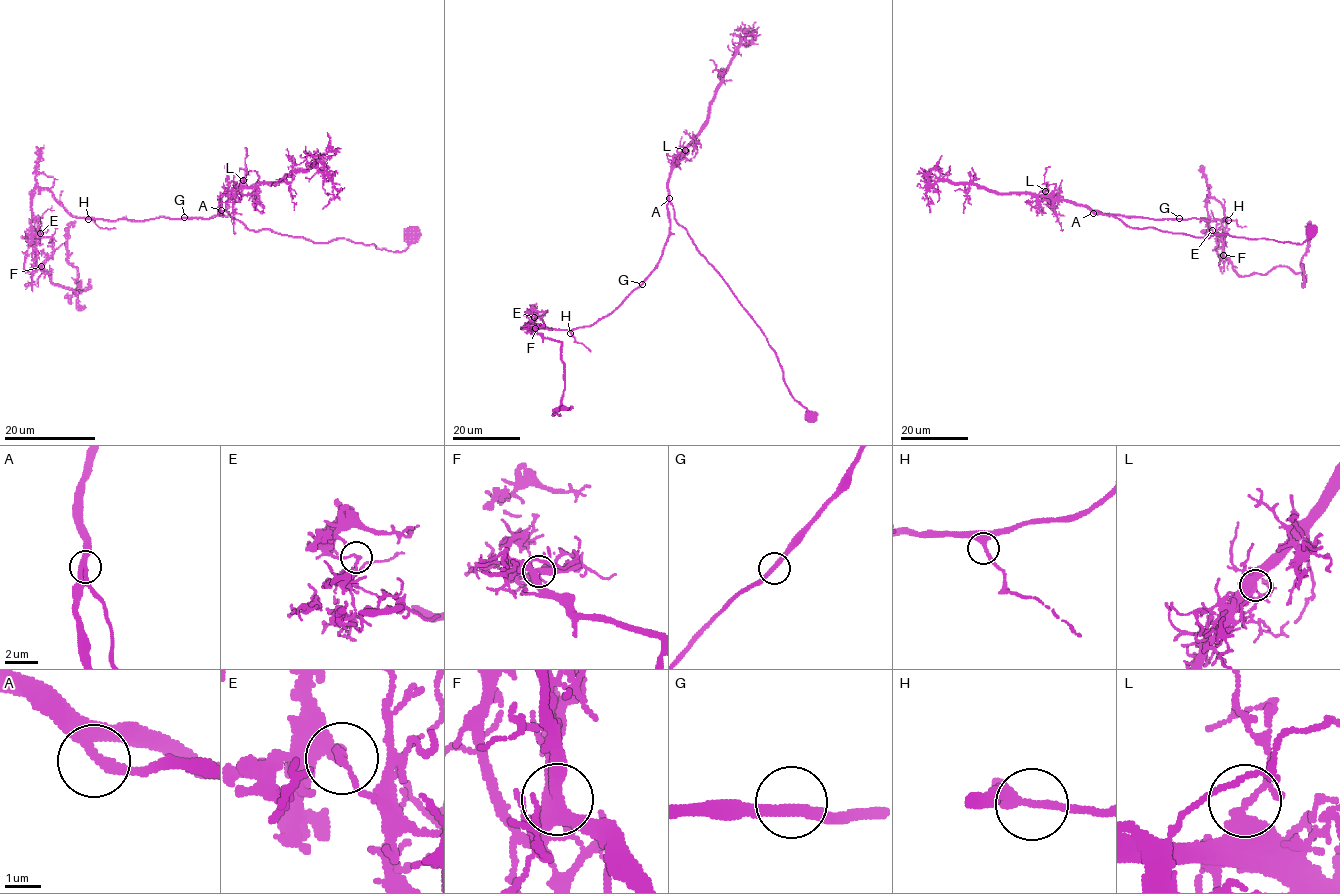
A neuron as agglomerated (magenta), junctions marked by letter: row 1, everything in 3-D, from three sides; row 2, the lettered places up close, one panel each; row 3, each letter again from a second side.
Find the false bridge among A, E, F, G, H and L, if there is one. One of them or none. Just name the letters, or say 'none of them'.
E

